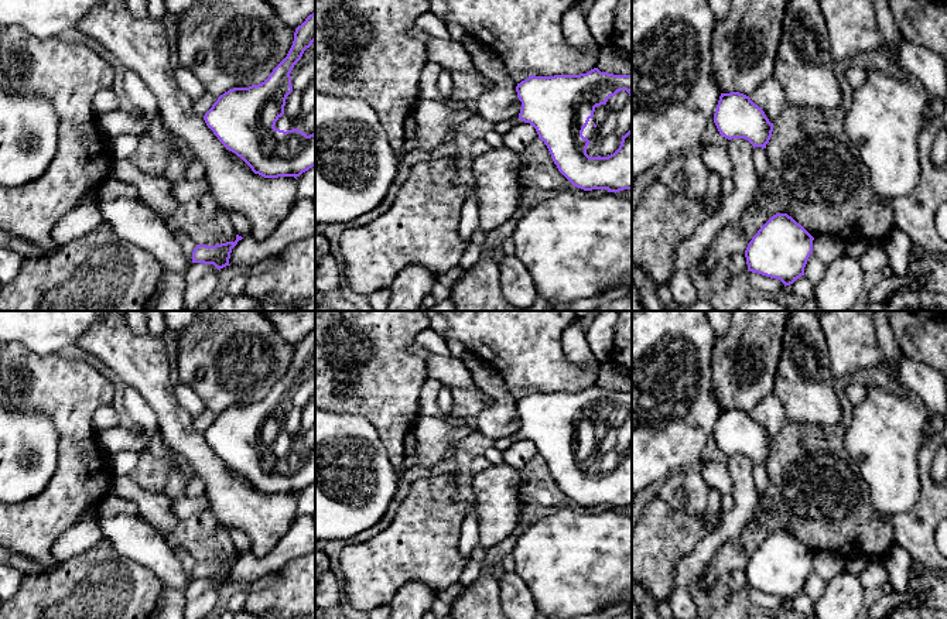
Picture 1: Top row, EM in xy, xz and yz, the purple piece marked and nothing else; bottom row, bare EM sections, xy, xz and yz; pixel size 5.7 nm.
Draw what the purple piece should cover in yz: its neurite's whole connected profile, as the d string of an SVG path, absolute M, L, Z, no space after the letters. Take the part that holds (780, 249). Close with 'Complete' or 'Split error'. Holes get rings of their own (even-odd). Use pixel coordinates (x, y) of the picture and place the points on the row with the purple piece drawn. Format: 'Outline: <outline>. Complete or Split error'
Outline: M776 213L749 242L745 250L748 270L790 285L804 276L813 240L792 216Z. Complete

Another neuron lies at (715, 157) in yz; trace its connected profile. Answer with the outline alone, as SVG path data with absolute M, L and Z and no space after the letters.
M702 144L704 150L701 160L704 161L708 171L714 171L722 178L729 178L732 175L732 161L727 151L727 147L715 144Z

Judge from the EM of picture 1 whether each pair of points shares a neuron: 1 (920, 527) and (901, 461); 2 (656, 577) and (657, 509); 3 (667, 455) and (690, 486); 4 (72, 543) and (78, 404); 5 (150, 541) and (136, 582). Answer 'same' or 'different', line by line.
1: different
2: same
3: different
4: different
5: different

